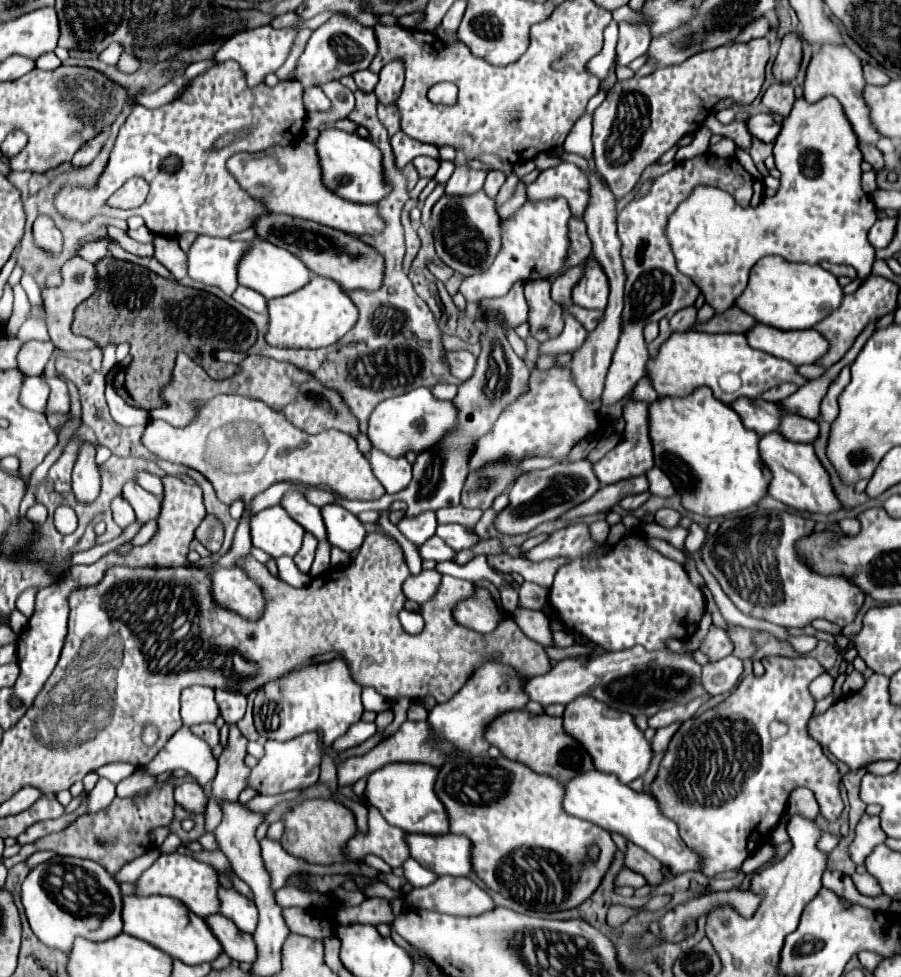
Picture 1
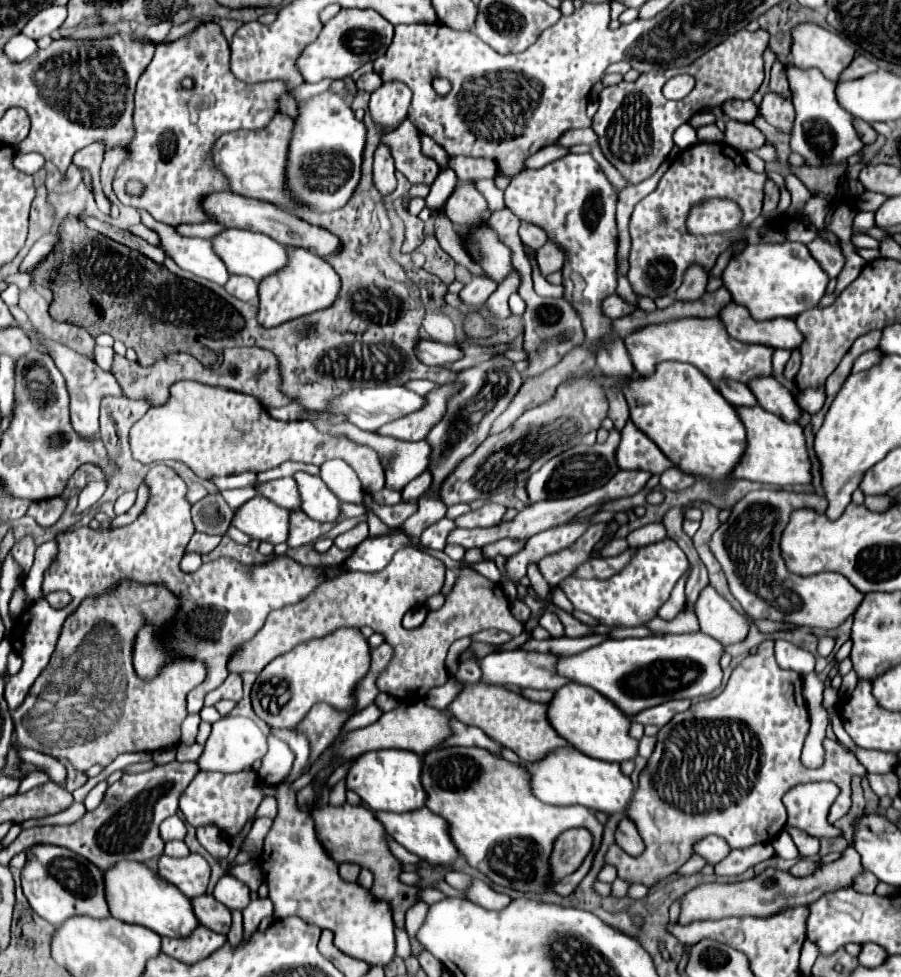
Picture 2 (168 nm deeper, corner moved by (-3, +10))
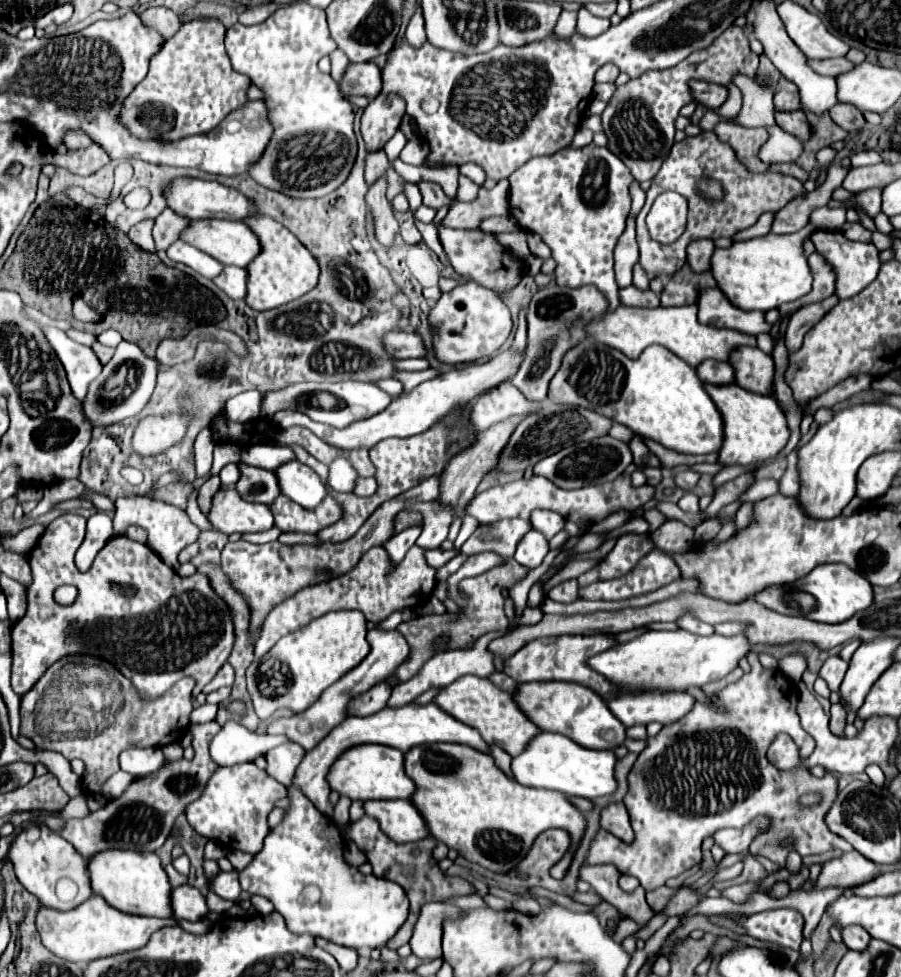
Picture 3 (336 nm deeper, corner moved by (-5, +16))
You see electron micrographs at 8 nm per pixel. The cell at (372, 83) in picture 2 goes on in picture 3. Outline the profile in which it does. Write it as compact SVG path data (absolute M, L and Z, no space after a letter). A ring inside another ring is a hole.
M374 62L350 64L342 78L342 84L340 84L340 92L344 96L356 94L356 96L374 98L380 94L380 90L382 90L380 68Z

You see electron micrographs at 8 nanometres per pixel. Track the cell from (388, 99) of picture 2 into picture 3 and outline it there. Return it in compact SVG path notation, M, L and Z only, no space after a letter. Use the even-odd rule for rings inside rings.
M384 94L372 98L362 114L362 136L366 148L380 150L400 128L402 116L406 114L406 102L398 94Z

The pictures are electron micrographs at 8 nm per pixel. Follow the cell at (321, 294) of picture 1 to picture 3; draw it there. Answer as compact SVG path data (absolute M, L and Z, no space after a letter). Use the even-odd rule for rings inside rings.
M258 214L244 220L258 236L262 244L262 252L256 260L248 266L248 294L246 304L254 310L272 310L282 304L288 304L292 300L302 298L306 292L316 288L318 276L320 276L320 264L314 258L312 252L306 250L304 244L300 244L298 238L294 238L288 228L274 222L270 216Z

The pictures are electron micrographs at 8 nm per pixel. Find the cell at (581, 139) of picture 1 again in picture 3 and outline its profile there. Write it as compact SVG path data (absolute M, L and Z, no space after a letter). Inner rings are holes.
M634 180L634 184L630 184L630 196L632 196L632 214L638 214L644 206L644 190L640 188L638 180Z

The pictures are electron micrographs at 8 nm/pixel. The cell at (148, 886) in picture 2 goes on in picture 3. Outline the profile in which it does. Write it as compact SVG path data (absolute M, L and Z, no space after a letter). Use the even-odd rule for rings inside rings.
M98 852L98 856L92 856L88 860L88 872L94 894L102 896L112 908L118 908L126 914L174 918L174 910L170 904L172 886L160 864L160 858L154 852Z

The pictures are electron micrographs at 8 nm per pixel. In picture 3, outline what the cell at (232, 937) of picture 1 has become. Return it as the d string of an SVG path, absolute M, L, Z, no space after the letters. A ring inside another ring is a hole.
M178 886L172 890L172 910L174 918L184 918L190 922L204 920L208 916L206 898L194 886Z

